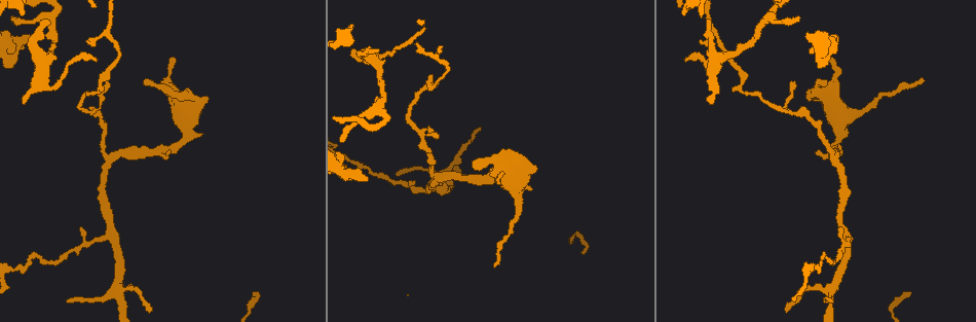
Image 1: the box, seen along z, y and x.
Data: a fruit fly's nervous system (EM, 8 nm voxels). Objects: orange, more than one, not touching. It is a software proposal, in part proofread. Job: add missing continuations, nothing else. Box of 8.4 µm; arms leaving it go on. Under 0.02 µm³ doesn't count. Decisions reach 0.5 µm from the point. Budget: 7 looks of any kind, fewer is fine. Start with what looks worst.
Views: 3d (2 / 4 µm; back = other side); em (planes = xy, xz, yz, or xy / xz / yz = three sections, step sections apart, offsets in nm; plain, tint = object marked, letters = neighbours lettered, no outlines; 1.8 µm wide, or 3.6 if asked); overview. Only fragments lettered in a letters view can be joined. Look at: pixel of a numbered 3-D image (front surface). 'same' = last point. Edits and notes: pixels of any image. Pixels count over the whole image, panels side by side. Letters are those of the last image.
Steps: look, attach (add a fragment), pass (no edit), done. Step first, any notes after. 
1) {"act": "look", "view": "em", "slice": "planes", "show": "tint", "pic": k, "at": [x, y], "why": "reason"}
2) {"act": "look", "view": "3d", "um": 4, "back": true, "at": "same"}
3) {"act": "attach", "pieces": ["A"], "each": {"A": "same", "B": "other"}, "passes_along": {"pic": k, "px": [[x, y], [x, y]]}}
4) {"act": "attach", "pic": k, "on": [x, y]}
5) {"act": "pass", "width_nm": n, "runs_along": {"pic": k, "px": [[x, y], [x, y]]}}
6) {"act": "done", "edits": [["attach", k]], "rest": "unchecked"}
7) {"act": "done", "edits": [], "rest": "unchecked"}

{"act": "look", "view": "3d", "um": 2, "pic": 1, "at": [376, 50], "why": "an open end"}

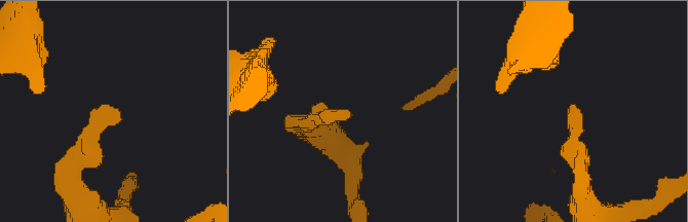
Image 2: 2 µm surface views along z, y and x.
{"act": "look", "view": "em", "slice": "xy", "step": 16, "show": "letters", "pic": 2, "at": [346, 112], "why": "shape alone is not enough"}

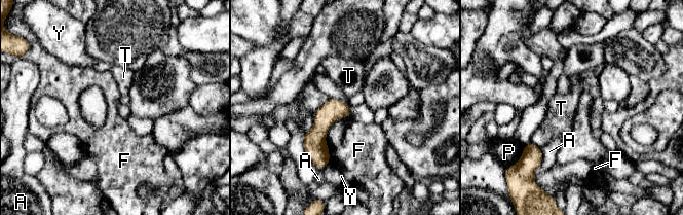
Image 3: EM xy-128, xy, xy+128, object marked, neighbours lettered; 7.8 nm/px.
{"act": "look", "view": "em", "slice": "planes", "show": "letters", "at": "same"}

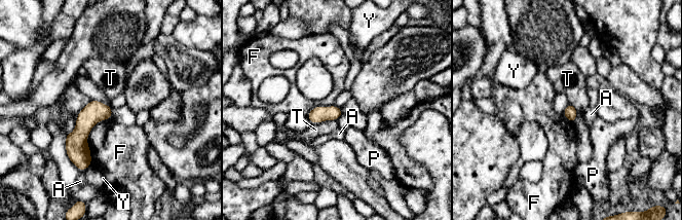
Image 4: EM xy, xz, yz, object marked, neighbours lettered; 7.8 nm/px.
{"act": "pass", "longest_contact_nm": ["F", 400], "each": {"A": "other", "F": "other", "P": "other", "T": "other", "Y": "other"}, "border": {"pic": 4, "px": [[111, 117], [88, 134], [90, 163]]}, "found": "no lettered fragment goes on from it"}

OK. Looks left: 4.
{"act": "look", "view": "em", "slice": "planes", "show": "letters", "pic": 1, "at": [367, 178], "why": "branch stops here"}

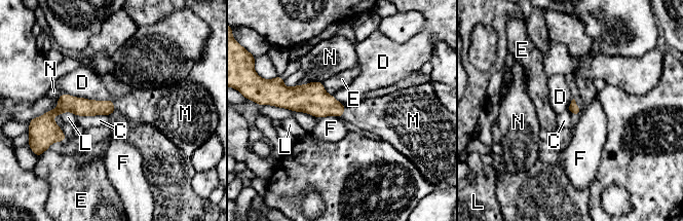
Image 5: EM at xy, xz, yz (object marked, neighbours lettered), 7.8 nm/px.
{"act": "attach", "pieces": ["M"], "each": {"C": "other", "D": "other", "E": "other", "F": "other", "L": "other", "M": "same", "N": "other"}, "passes_along": {"pic": 5, "px": [[573, 108], [576, 104], [578, 100]]}, "found": "the neuron continues"}

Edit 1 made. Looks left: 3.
{"act": "look", "view": "em", "slice": "planes", "show": "plain", "pic": 1, "at": [109, 160], "why": "a fork"}

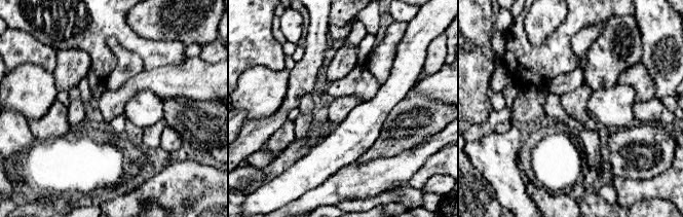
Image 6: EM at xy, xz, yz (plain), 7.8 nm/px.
{"act": "look", "view": "em", "slice": "planes", "show": "letters", "at": "same"}

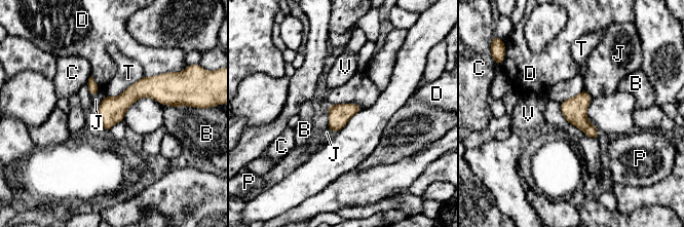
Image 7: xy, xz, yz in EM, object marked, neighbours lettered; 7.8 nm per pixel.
{"act": "pass", "each": {"B": "other", "C": "other", "D": "other", "J": "other", "P": "other", "T": "other", "V": "other"}, "runs_along": {"pic": 7, "px": [[174, 103], [135, 91], [100, 111]]}, "found": "no lettered fragment goes on from it"}

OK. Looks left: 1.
{"act": "done", "edits": [["attach", 5]], "rest": "unchecked"}

